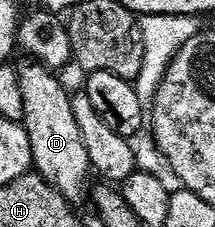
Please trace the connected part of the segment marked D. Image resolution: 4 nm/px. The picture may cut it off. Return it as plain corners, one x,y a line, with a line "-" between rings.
38,62
18,65
21,99
25,101
25,114
21,121
31,143
34,171
51,183
66,200
78,202
87,188
87,172
92,171
89,154
83,145
77,118
73,118
72,93
61,86
58,75

